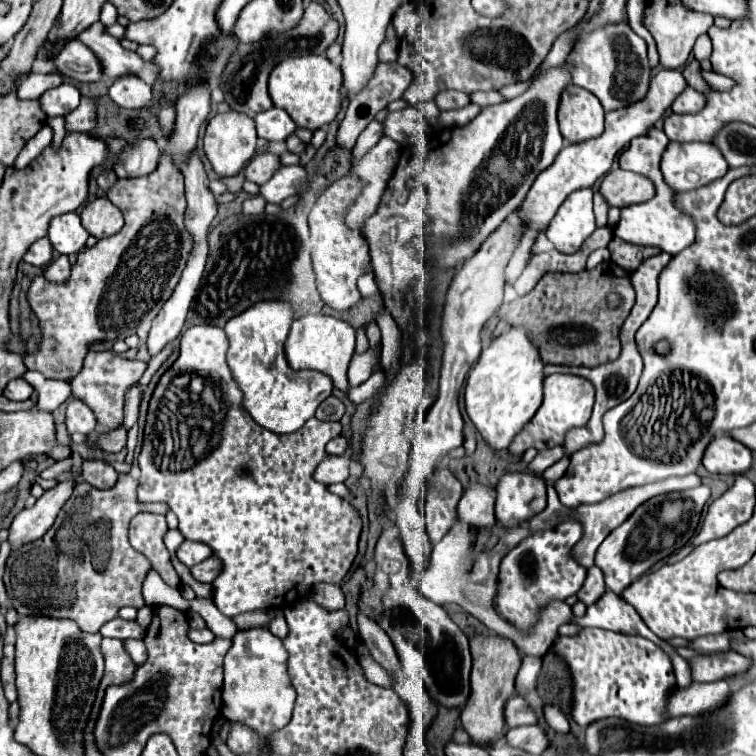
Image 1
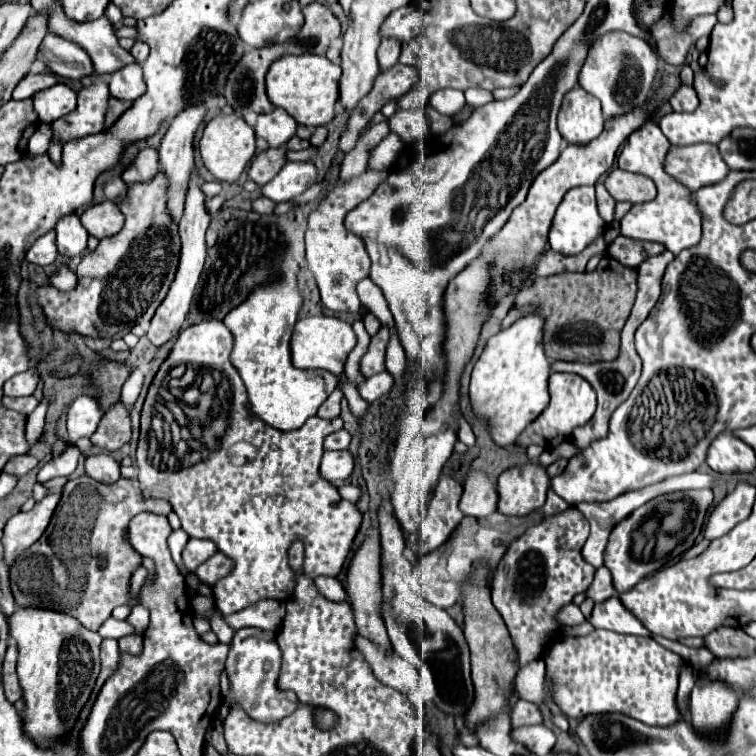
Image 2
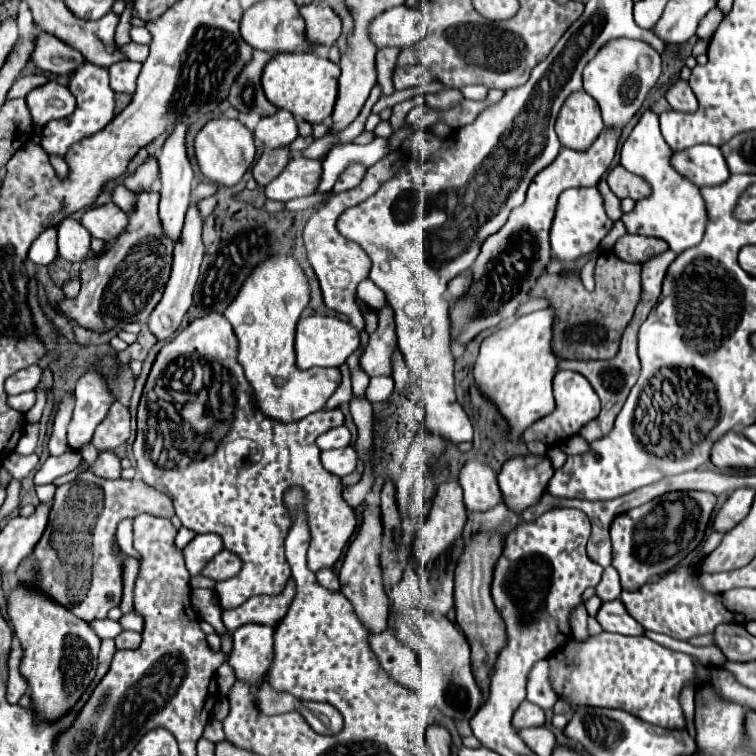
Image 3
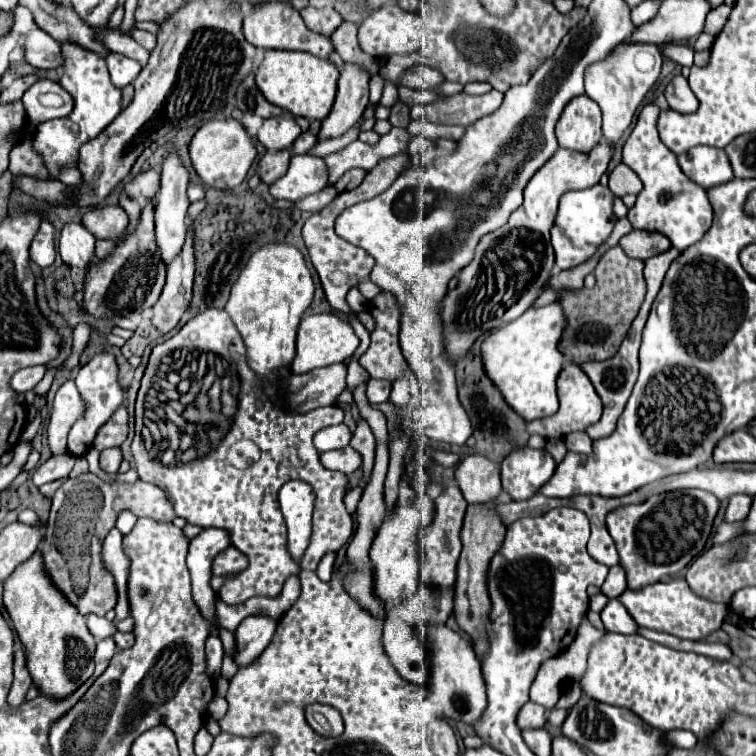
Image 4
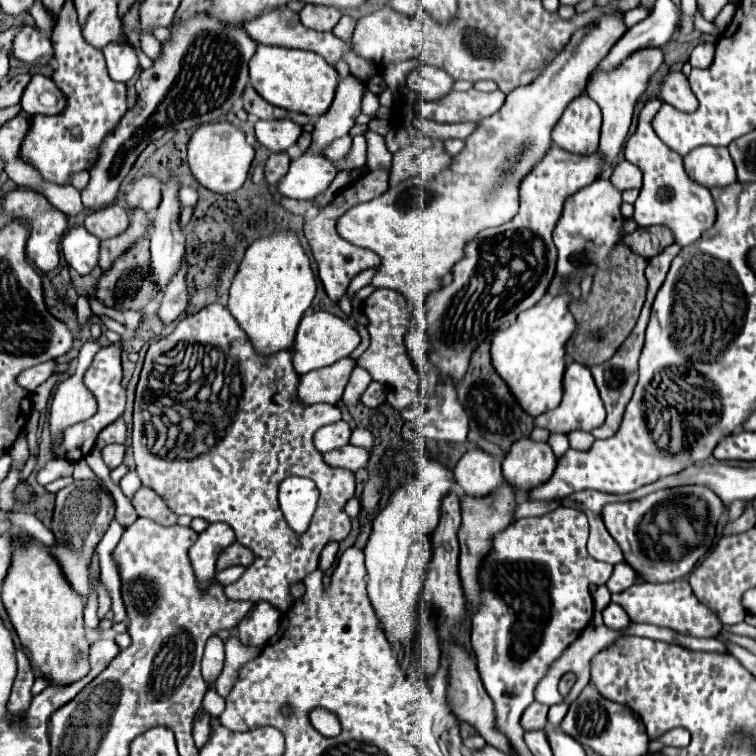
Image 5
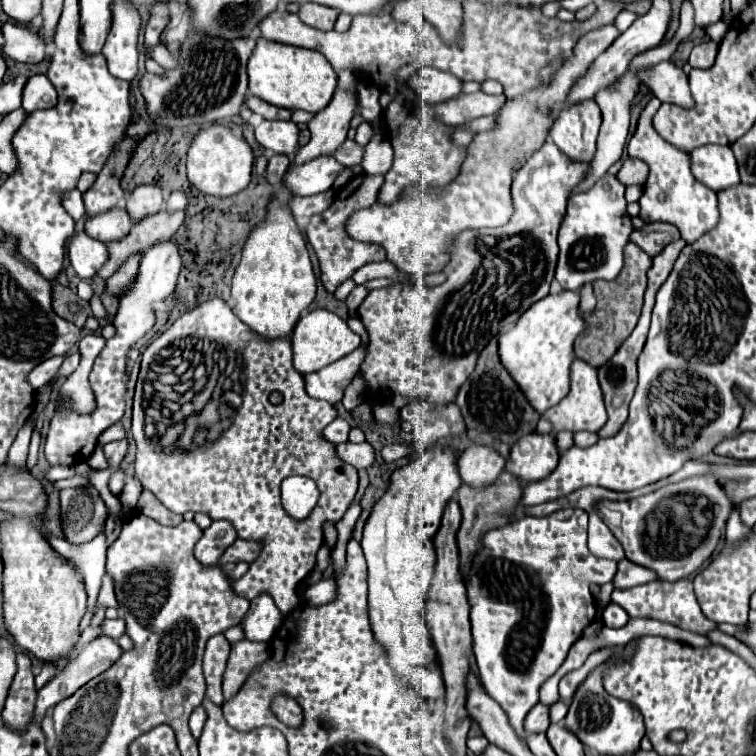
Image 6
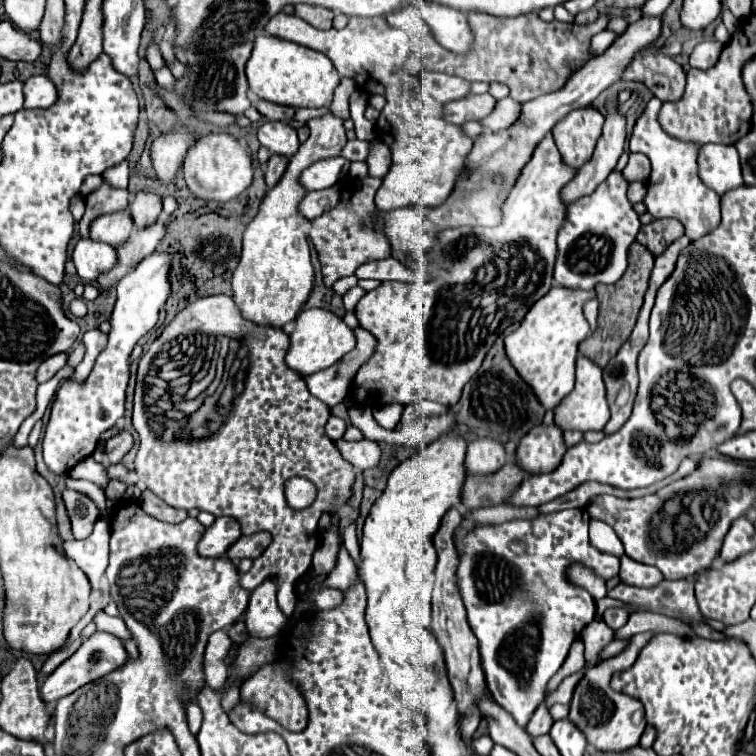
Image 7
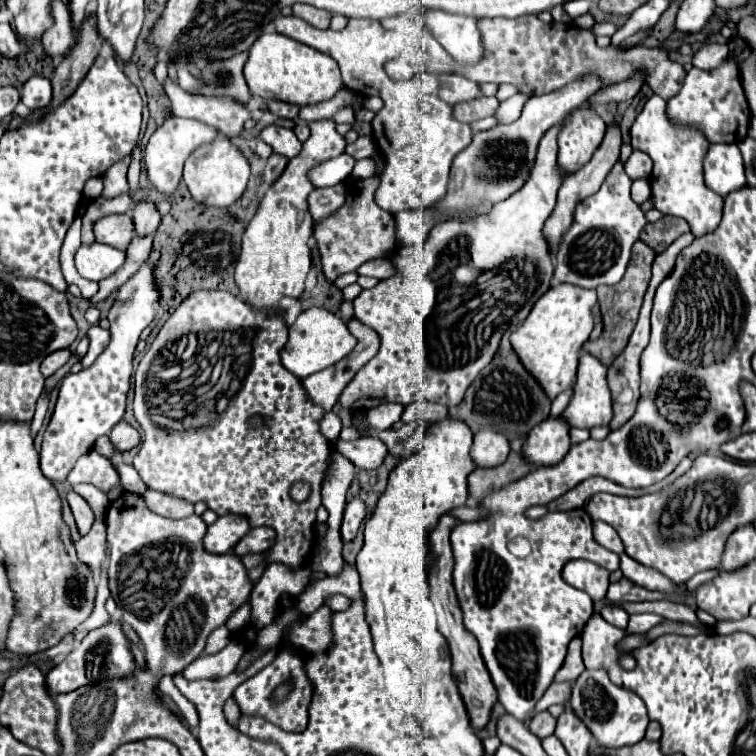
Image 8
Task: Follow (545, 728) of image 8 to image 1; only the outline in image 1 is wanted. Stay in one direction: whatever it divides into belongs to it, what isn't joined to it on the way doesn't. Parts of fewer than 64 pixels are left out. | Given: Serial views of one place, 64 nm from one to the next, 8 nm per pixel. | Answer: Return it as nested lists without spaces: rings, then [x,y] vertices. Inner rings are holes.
[[[512,696],[510,700],[506,700],[506,706],[504,706],[504,722],[506,722],[506,728],[536,724],[536,714],[524,698]]]

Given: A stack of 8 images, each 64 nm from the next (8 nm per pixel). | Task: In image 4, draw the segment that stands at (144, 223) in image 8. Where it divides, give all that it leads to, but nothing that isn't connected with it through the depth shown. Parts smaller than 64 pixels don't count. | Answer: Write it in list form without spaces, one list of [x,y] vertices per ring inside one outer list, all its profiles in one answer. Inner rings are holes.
[[[150,168],[140,172],[136,178],[132,178],[126,186],[124,186],[126,194],[138,202],[144,202],[148,198],[154,198],[160,190],[160,172]]]

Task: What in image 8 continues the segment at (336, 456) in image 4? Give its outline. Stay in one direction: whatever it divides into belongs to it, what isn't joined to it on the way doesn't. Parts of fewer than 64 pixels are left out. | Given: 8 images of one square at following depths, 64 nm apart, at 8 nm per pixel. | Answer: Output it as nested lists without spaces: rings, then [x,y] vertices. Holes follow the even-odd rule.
[[[362,436],[362,438],[352,440],[352,442],[336,440],[334,448],[344,458],[348,458],[356,468],[362,468],[362,470],[378,468],[382,464],[384,456],[388,454],[386,446],[378,438],[370,438],[370,436]]]

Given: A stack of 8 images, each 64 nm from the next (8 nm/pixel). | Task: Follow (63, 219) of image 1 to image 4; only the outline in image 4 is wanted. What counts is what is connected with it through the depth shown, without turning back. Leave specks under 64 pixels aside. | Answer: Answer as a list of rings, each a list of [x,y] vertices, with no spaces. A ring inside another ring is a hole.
[[[70,222],[60,230],[58,250],[68,266],[88,268],[94,258],[94,242],[96,238],[82,224]]]

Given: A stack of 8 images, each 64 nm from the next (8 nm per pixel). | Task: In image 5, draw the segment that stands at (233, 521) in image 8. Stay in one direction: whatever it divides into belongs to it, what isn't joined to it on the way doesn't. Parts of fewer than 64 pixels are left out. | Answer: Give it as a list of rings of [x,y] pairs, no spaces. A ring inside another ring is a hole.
[[[210,524],[192,544],[188,556],[194,568],[194,576],[198,580],[198,588],[202,588],[202,592],[206,592],[206,584],[210,584],[216,574],[214,564],[218,554],[234,542],[234,532],[226,524]]]

